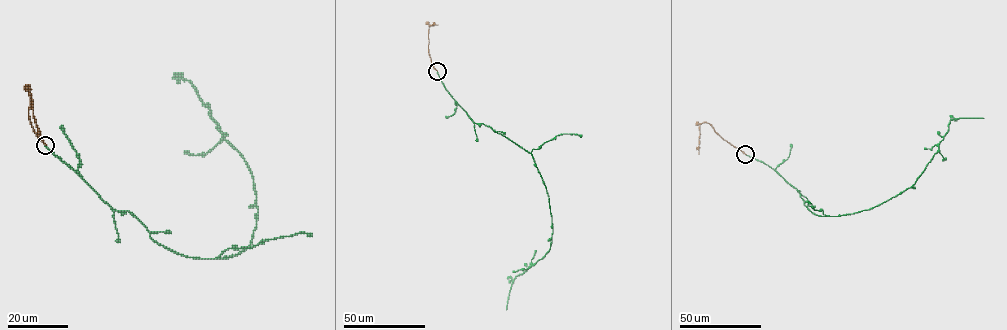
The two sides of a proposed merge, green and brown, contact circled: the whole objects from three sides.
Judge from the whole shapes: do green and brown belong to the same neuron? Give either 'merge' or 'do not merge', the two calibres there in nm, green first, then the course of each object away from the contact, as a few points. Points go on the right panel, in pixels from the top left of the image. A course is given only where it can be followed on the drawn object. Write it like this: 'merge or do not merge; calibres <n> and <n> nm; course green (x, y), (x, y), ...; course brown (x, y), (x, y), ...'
merge; calibres 130 and 160 nm; course green (746, 154), (792, 185), (813, 213), (840, 216), (873, 208), (910, 188), (938, 151), (951, 120), (983, 118); course brown (745, 154), (705, 122), (699, 125), (698, 154)

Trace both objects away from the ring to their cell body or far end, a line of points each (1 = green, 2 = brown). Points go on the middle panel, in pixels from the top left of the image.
1: (437, 72), (446, 90), (474, 123), (489, 126), (531, 153), (549, 199), (550, 248), (515, 277), (506, 309)
2: (437, 71), (428, 46), (429, 25), (437, 24)

